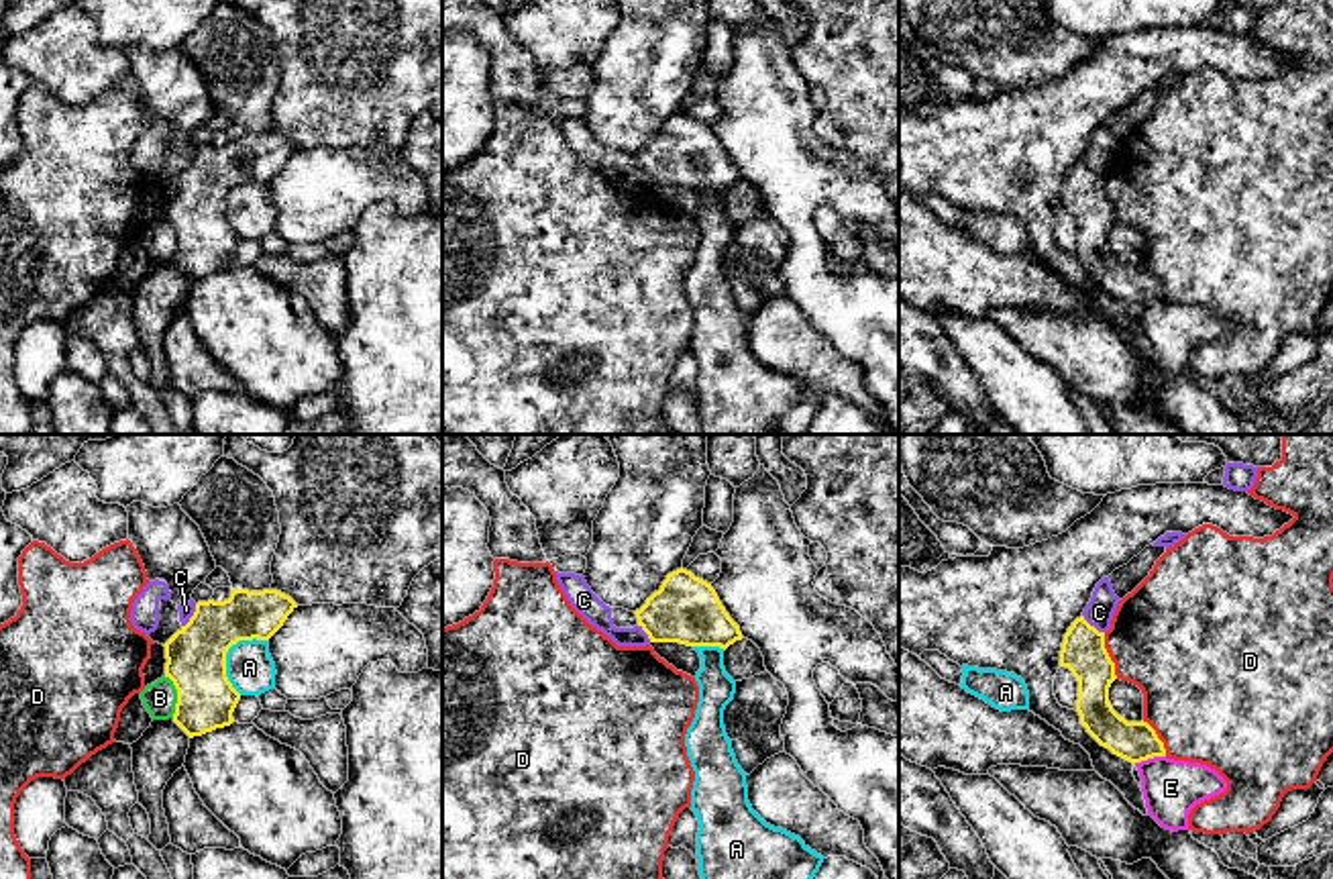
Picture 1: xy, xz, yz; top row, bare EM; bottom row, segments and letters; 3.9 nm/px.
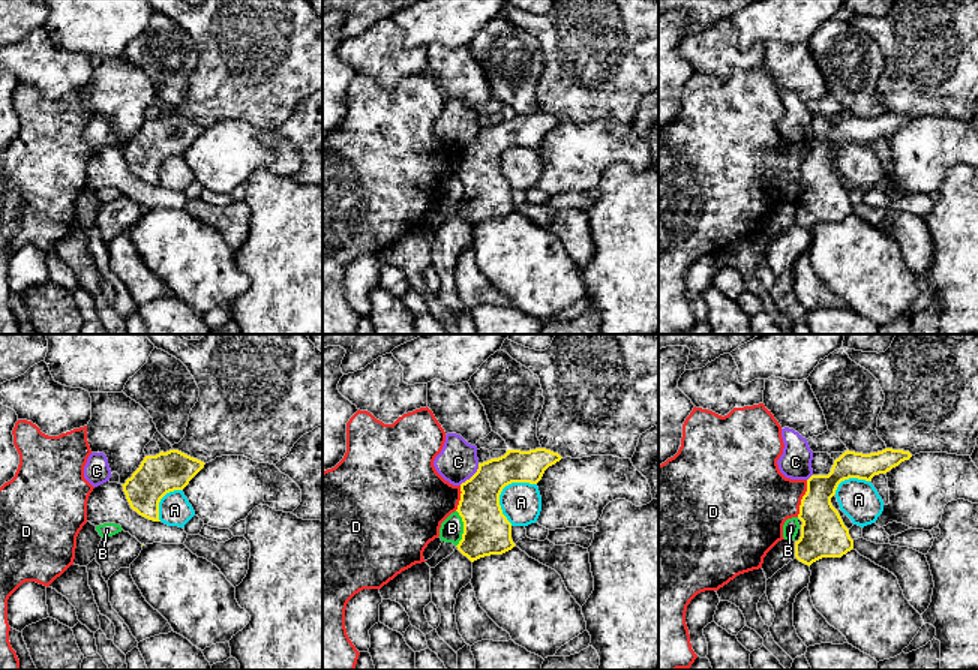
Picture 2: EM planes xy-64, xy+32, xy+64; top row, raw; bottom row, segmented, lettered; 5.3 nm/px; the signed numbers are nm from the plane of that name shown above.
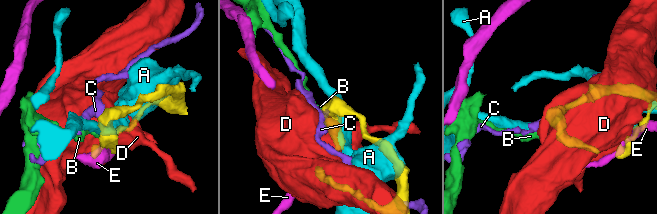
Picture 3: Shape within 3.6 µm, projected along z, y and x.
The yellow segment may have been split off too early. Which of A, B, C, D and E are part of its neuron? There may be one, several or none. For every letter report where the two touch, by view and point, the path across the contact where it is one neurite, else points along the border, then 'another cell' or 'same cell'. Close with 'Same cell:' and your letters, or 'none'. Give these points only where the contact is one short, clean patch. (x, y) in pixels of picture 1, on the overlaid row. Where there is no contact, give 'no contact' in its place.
A: xy (227, 651) | another cell
B: xy (178, 696) | along xy (166, 676), (176, 690), (174, 716) | another cell
C: xy (192, 616) | along xy (196, 604), (196, 610), (182, 627) | another cell
D: yz (1107, 655) | another cell
E: yz (1148, 757) | another cell
Same cell: none

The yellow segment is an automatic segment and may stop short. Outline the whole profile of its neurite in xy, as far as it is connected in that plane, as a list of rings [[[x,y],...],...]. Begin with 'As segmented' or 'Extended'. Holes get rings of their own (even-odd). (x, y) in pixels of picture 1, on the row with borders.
As segmented. [[[232,589],[224,602],[198,602],[196,612],[165,647],[165,677],[177,689],[173,722],[202,736],[234,722],[241,693],[226,677],[226,653],[238,640],[269,640],[298,604],[277,591]]]

